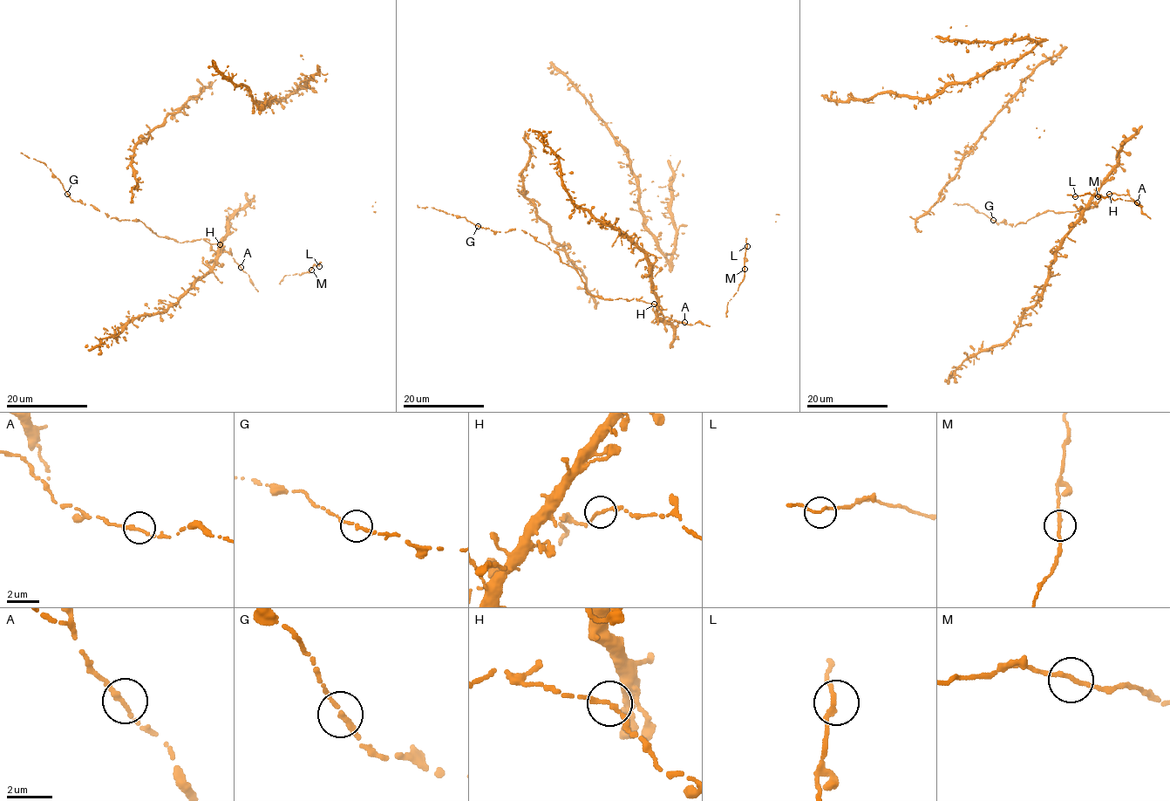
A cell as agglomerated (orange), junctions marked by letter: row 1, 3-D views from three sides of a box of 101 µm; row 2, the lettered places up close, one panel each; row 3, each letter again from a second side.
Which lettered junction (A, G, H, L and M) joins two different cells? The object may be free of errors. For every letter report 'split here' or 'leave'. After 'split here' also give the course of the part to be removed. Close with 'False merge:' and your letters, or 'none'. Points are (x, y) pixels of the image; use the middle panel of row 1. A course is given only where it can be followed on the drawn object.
A: leave
G: leave
H: leave
L: leave
M: leave
False merge: none

